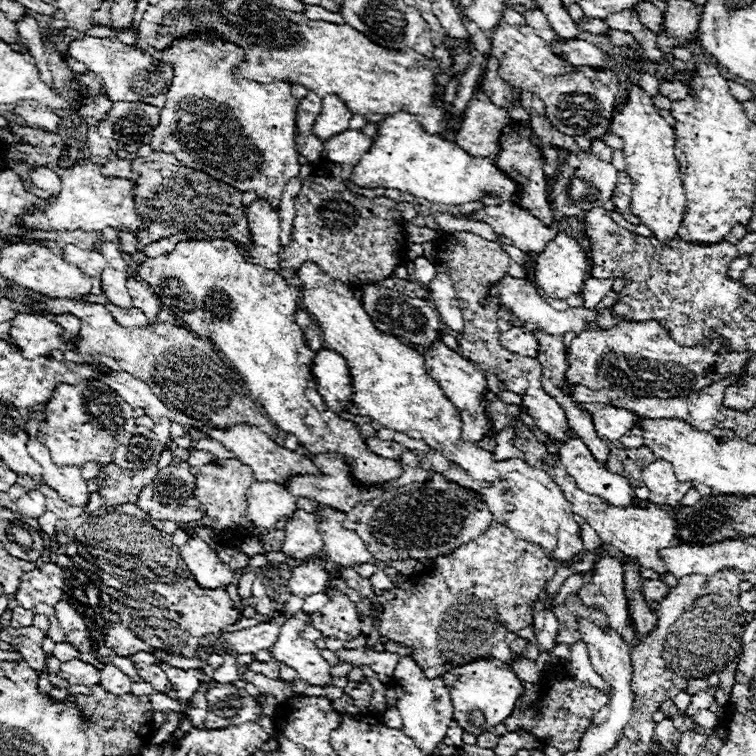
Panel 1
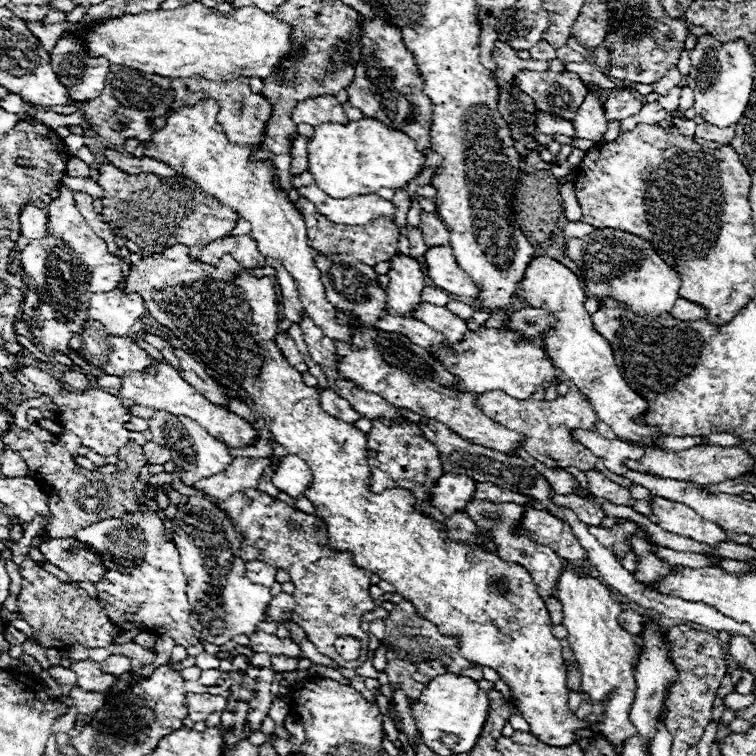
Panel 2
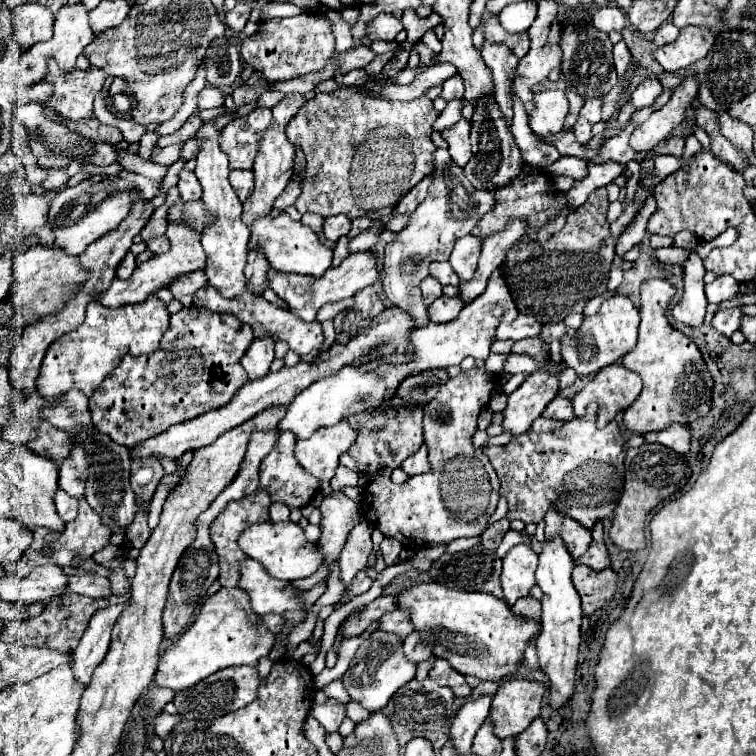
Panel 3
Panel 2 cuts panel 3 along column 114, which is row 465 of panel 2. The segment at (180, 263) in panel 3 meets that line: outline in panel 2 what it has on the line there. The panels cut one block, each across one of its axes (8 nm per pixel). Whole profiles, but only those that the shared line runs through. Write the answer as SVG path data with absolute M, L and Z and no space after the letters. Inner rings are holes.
M290 456L282 458L272 480L278 490L296 498L298 494L304 494L304 490L310 486L312 472L304 460L300 460L298 456Z

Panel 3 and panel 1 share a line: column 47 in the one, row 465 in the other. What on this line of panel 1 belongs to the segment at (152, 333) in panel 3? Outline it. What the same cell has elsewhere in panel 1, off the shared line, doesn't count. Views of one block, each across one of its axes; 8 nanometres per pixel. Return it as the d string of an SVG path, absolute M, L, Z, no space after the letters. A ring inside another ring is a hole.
M220 238L210 242L206 240L178 242L172 252L156 258L148 258L138 266L136 272L142 280L146 280L154 288L158 300L166 308L170 308L174 316L178 316L182 322L190 326L190 332L198 334L200 338L210 338L226 354L226 358L234 364L234 368L242 376L246 388L250 390L250 396L262 404L272 424L278 426L282 432L294 434L310 454L326 454L326 452L342 454L352 464L356 480L368 486L382 484L402 476L400 462L370 452L368 446L364 444L362 434L358 432L358 426L350 420L342 420L326 406L324 398L318 392L316 378L312 376L312 362L316 358L316 352L308 348L302 328L294 322L300 290L288 286L278 272L246 262L234 242Z

